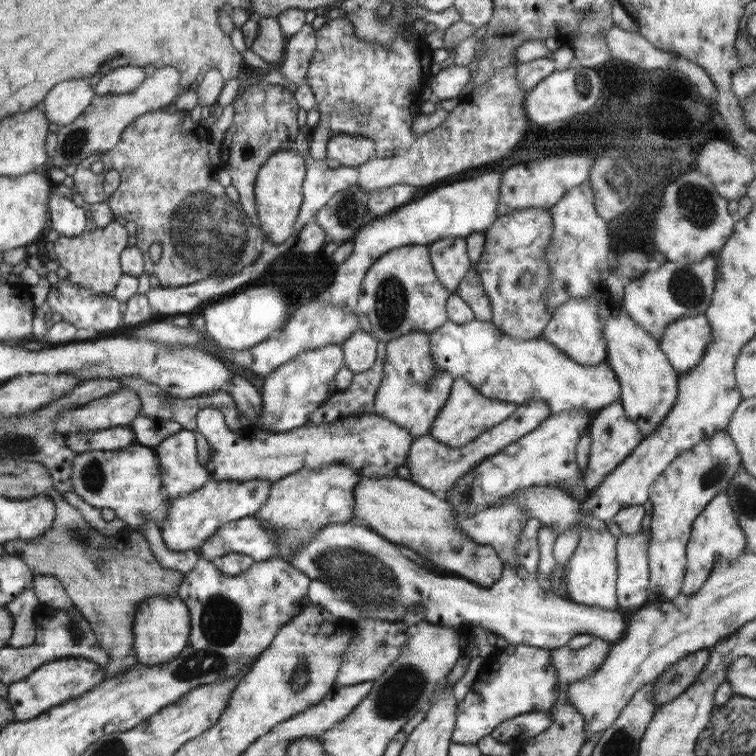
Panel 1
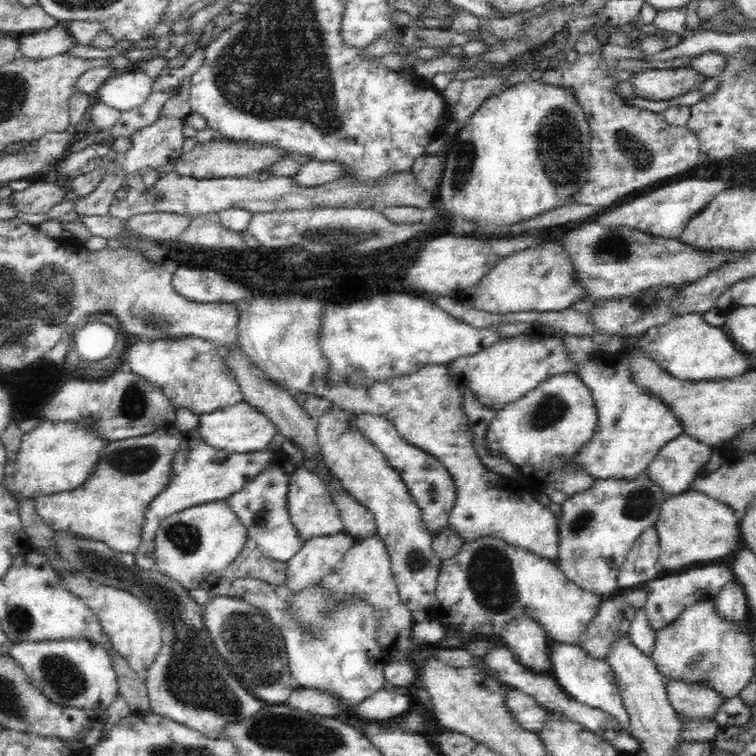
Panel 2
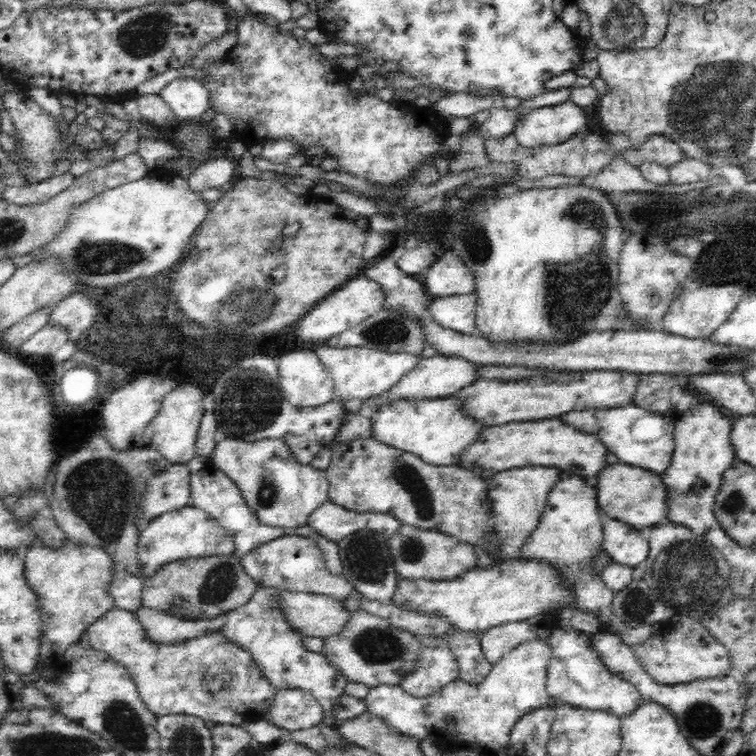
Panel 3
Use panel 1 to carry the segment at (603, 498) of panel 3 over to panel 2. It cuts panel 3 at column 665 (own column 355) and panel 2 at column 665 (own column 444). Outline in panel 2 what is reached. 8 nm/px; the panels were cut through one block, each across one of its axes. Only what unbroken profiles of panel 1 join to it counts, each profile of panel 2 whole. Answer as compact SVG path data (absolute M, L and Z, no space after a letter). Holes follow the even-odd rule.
M696 488L682 490L678 494L666 496L660 504L658 522L654 524L656 534L660 538L660 564L664 568L682 568L694 562L710 562L720 560L724 556L732 556L742 540L740 516L726 504L706 496Z

